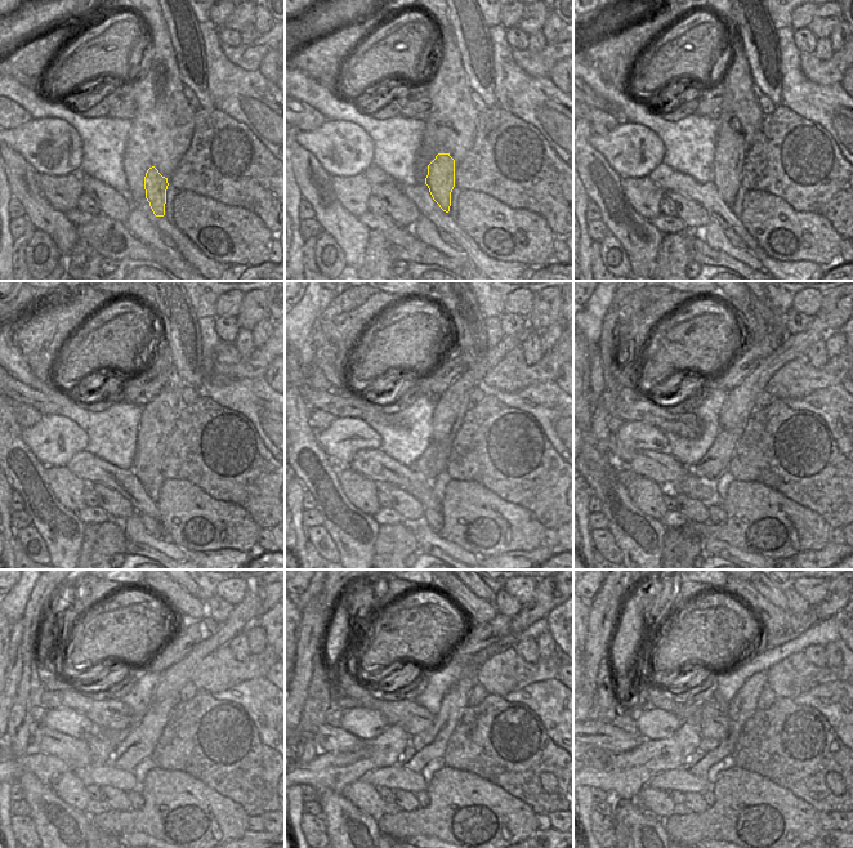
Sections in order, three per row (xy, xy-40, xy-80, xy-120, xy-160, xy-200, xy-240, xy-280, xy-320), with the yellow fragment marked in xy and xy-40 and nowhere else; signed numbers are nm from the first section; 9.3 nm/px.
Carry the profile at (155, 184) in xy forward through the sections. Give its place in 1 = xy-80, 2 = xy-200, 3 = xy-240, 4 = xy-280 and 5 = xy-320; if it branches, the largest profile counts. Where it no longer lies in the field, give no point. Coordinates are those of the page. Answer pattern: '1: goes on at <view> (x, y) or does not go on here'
1: goes on at xy-80 (731, 148)
2: goes on at xy-200 (740, 405)
3: goes on at xy-240 (172, 681)
4: goes on at xy-280 (543, 602)
5: goes on at xy-320 (835, 599)

